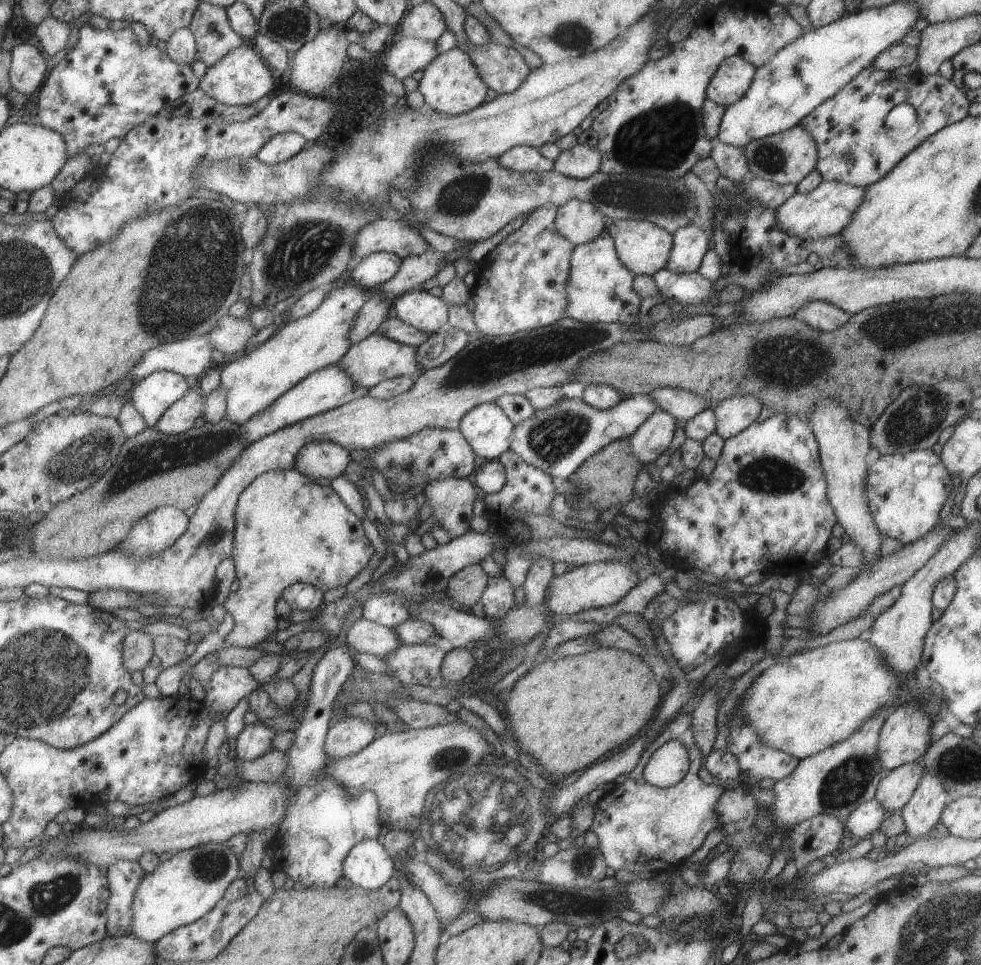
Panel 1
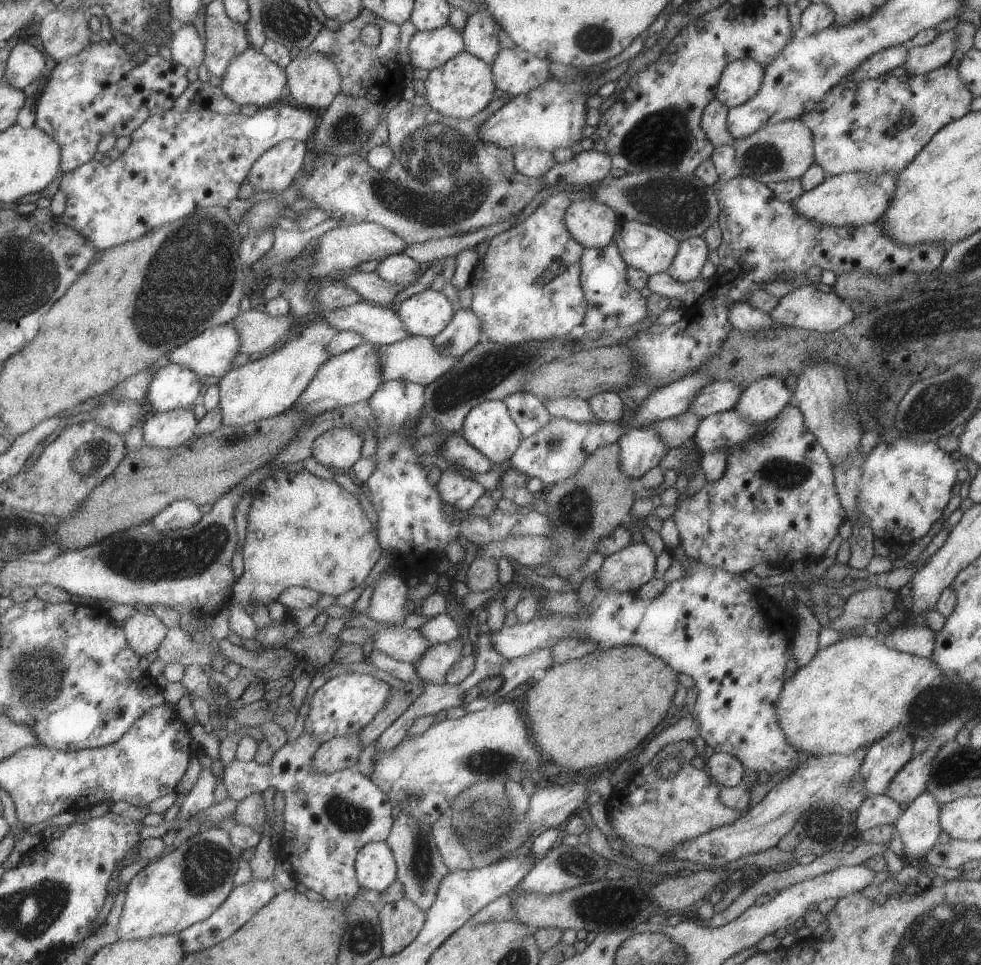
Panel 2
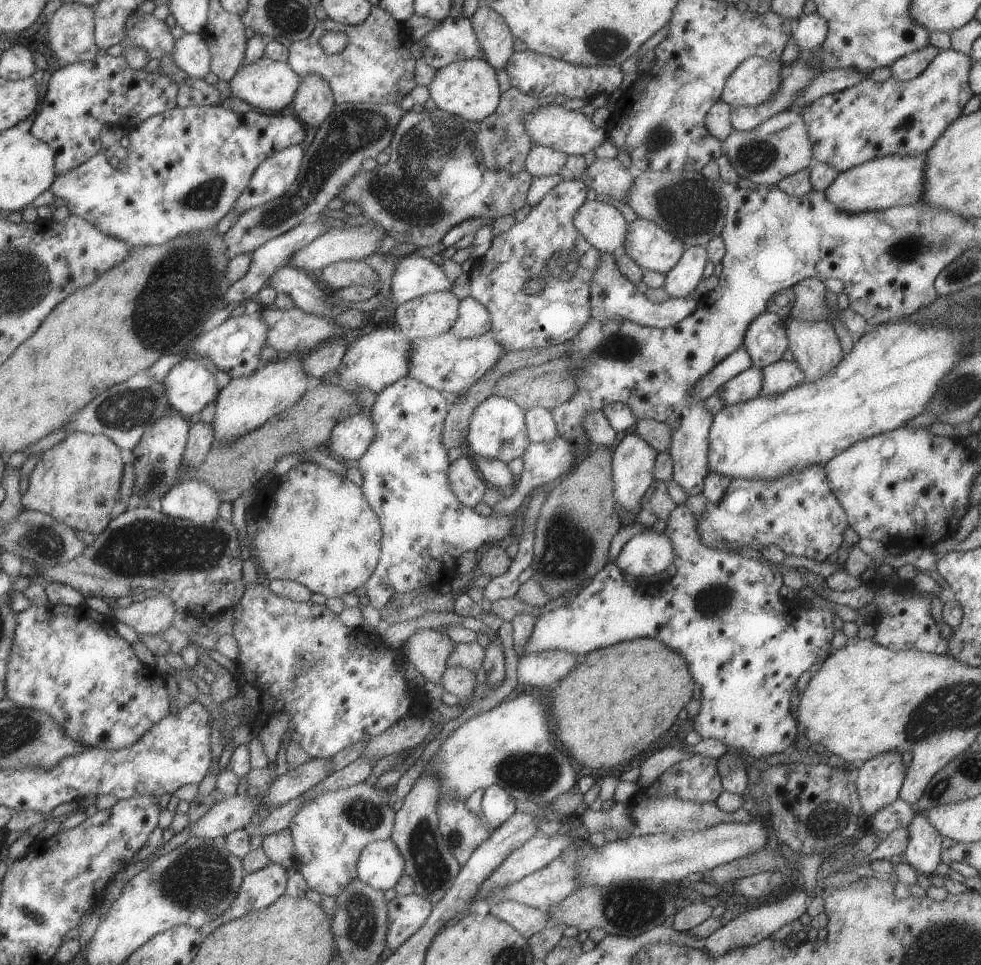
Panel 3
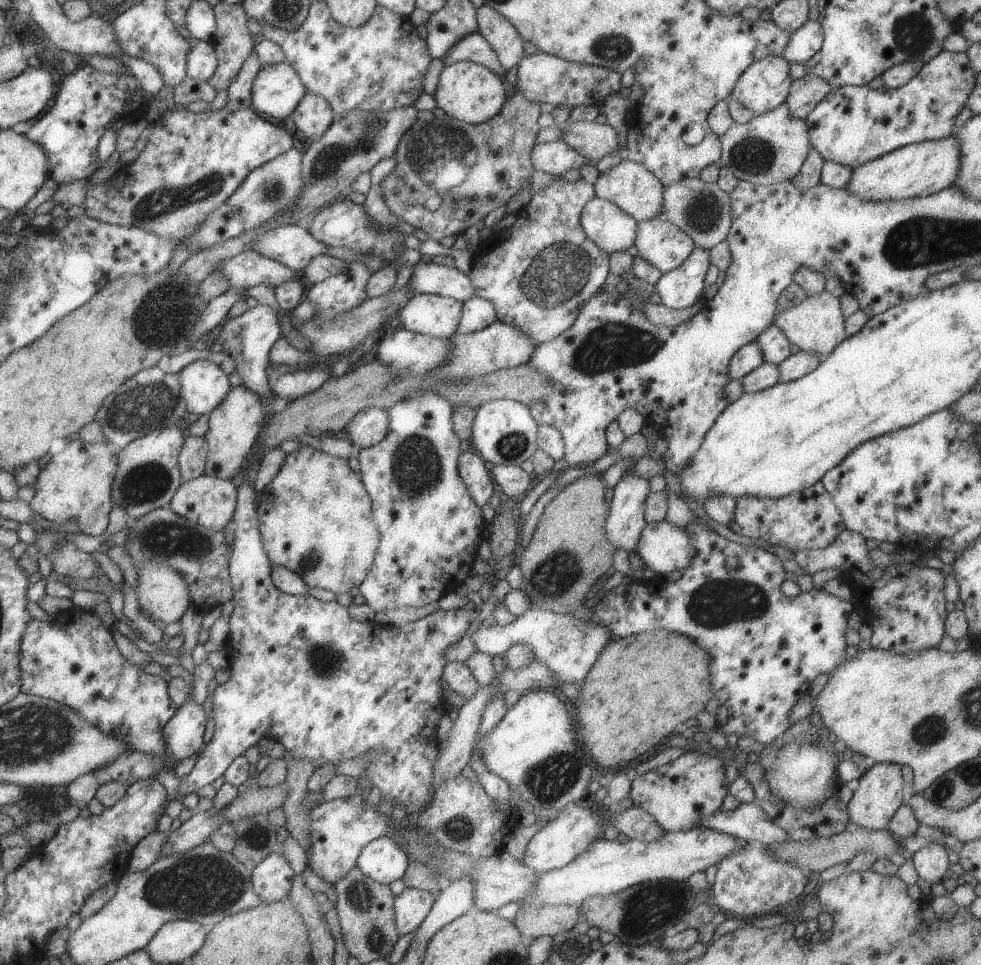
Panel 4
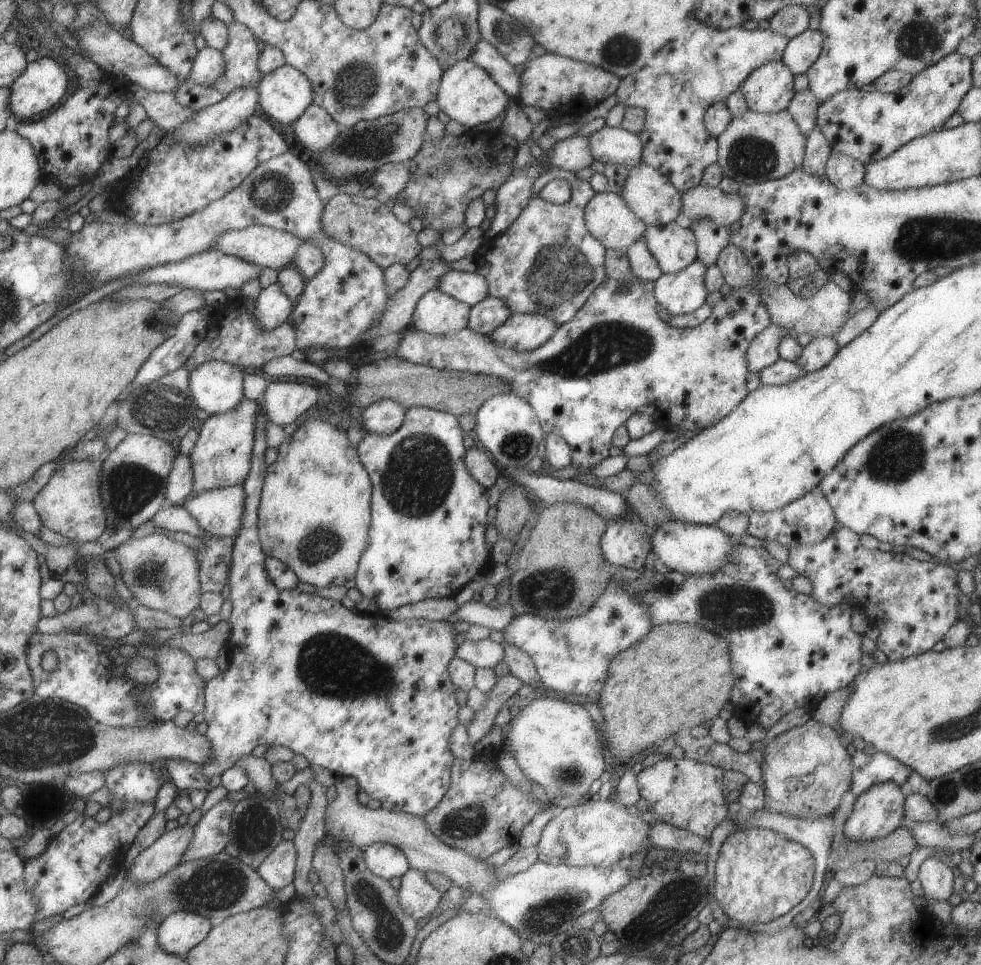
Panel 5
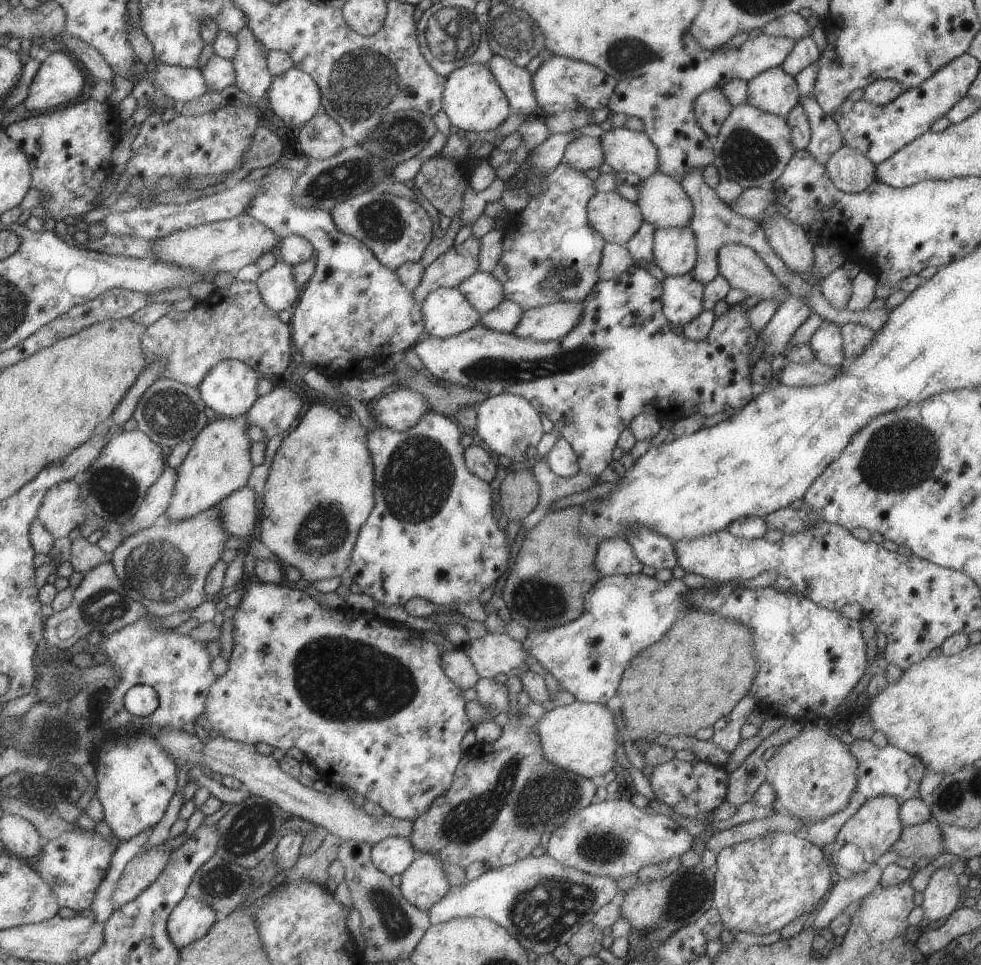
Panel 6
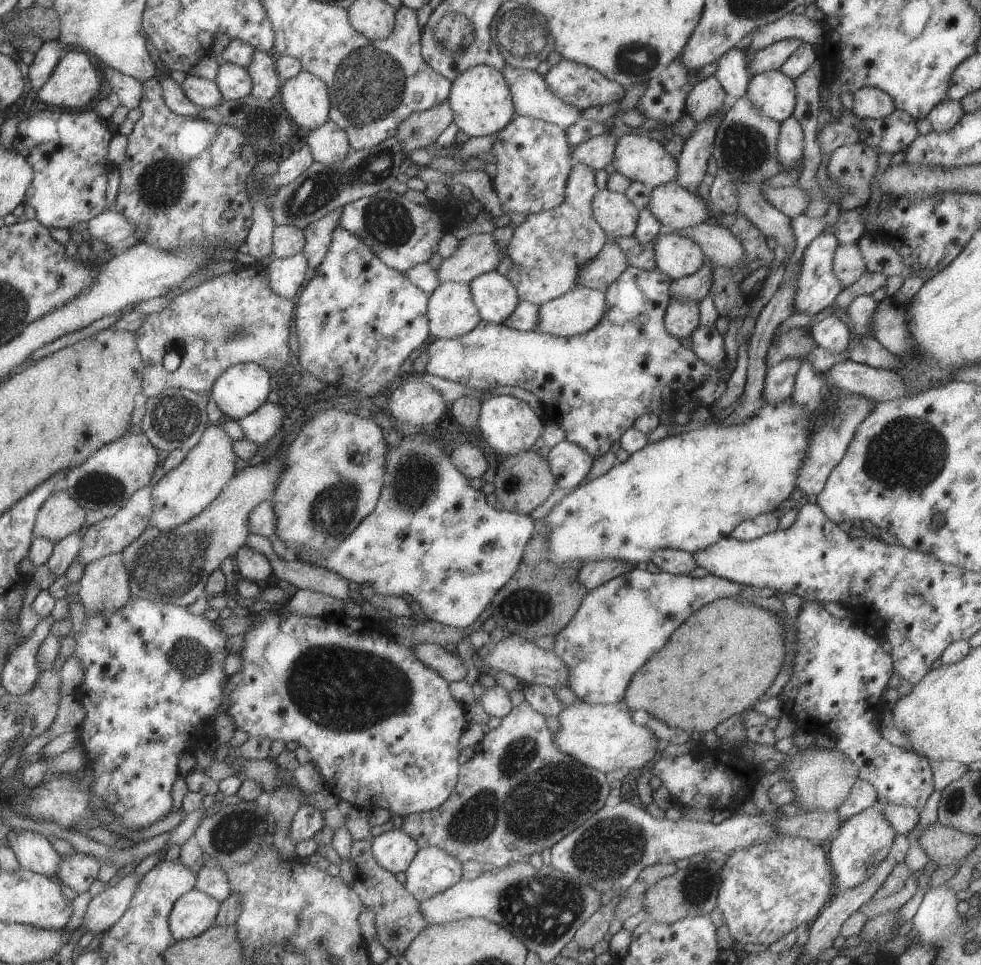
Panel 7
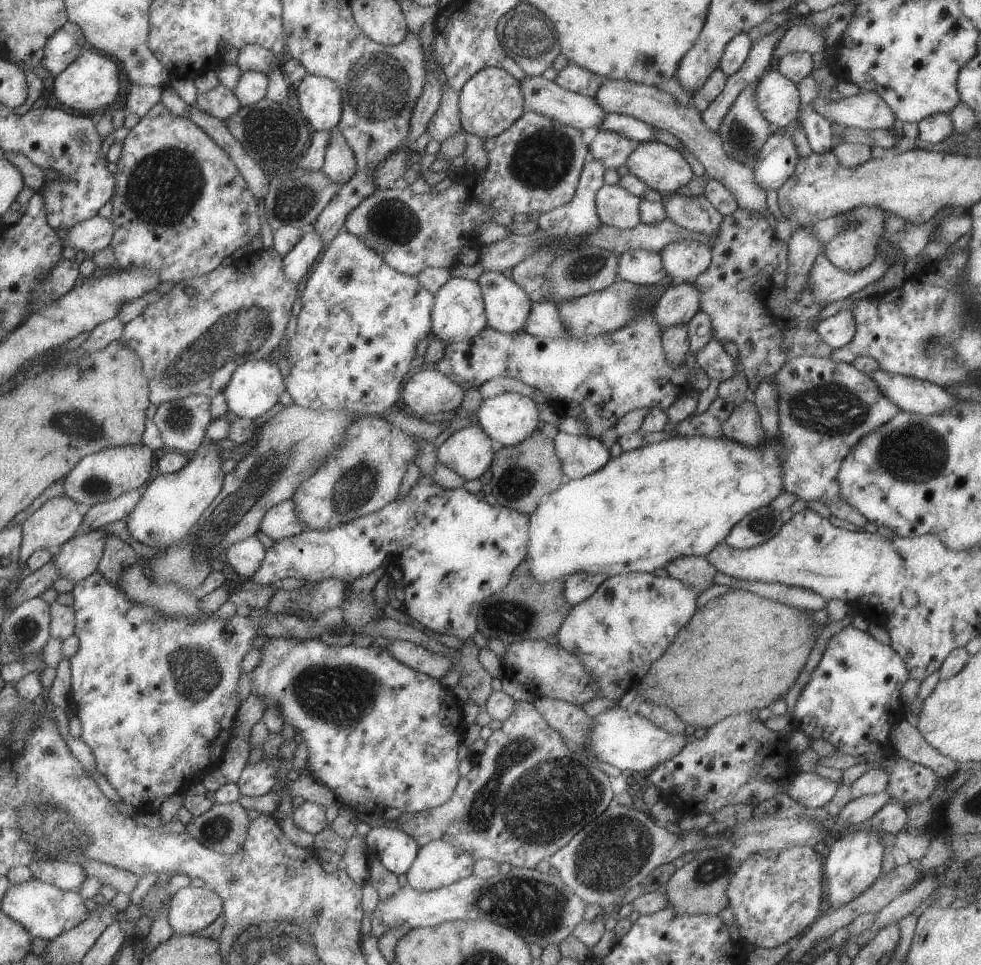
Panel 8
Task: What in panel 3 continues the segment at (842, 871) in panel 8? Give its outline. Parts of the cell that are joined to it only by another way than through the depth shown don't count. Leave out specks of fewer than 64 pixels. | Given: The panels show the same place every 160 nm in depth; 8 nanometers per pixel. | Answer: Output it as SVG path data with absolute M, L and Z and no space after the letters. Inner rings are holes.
M899 751L883 752L858 764L852 782L865 815L873 815L898 799L905 772Z

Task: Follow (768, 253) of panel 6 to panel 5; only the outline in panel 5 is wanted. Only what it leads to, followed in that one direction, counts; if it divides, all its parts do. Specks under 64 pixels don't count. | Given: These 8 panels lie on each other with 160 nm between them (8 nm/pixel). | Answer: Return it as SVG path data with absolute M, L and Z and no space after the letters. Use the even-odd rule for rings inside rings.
M708 220L691 221L689 228L693 231L696 238L697 259L706 268L716 262L719 251L728 242L728 227L717 226Z

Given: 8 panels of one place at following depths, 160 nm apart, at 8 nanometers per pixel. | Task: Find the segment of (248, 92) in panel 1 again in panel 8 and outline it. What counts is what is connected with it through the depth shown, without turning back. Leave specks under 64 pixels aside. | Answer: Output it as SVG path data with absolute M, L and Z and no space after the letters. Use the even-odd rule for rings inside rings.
M306 74L295 84L298 109L311 130L330 131L337 126L341 112L339 87L331 79Z

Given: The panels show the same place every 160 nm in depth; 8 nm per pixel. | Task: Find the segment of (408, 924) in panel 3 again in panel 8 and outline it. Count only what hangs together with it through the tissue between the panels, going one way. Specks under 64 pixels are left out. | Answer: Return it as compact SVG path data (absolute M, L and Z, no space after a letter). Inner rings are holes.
M429 841L419 847L406 872L407 884L418 891L446 887L472 874L474 858L445 841Z

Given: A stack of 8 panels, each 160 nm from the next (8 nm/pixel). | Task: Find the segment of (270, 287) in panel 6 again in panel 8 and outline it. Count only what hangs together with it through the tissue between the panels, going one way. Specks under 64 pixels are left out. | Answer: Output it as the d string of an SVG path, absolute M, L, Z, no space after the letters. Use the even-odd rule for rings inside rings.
M312 226L305 228L302 239L281 259L285 278L296 285L299 284L301 278L307 276L307 270L320 250L323 250L322 242L314 233Z

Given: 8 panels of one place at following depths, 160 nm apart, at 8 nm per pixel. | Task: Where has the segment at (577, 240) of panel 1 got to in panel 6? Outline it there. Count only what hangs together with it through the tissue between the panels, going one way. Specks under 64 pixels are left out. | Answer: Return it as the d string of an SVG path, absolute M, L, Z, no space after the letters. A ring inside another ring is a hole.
M614 190L595 193L586 204L586 217L605 243L624 245L644 223L639 207Z

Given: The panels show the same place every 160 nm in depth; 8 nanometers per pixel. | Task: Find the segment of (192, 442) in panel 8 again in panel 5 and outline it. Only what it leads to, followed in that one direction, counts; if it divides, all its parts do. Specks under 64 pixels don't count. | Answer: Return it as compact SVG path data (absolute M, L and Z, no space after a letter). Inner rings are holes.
M179 365L174 371L168 372L146 385L132 388L120 401L115 400L107 416L114 416L114 424L127 433L151 435L170 442L177 450L177 442L190 429L201 426L197 419L198 406L190 393L188 383L189 370Z

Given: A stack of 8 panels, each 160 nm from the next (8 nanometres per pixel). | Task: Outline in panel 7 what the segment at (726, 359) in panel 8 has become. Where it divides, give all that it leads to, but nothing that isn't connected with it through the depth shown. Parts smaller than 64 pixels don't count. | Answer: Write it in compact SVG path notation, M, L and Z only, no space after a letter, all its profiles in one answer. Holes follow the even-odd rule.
M697 325L690 334L692 351L697 358L712 367L725 366L725 351L723 351L723 336L715 329L715 325Z

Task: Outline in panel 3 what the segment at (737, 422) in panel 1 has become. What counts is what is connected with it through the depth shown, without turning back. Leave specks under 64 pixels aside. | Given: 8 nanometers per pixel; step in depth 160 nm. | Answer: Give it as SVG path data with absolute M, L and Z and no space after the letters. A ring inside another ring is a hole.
M782 359L773 362L761 369L761 372L763 372L763 386L758 396L781 394L793 386L799 386L805 378L794 359L790 362Z

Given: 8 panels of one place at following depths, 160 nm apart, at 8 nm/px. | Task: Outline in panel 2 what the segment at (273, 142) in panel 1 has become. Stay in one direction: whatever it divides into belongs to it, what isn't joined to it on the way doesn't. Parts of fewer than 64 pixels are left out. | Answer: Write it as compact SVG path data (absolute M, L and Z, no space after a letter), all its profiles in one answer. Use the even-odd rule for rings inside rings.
M285 139L268 148L251 165L248 180L256 192L276 192L283 196L285 188L302 167L306 156L304 141Z

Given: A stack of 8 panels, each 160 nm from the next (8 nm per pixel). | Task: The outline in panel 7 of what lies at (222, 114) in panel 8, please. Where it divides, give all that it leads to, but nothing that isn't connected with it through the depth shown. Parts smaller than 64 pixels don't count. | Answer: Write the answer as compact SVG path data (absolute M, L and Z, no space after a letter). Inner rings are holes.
M187 73L184 80L178 85L181 87L184 97L196 107L217 106L223 100L214 80L210 81L204 77Z

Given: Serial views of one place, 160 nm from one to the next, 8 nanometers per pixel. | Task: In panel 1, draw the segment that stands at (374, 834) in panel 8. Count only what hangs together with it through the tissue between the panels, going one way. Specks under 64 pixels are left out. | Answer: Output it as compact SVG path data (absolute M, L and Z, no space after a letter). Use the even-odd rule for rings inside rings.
M376 838L355 843L342 862L342 876L365 890L379 889L395 872L394 862Z

